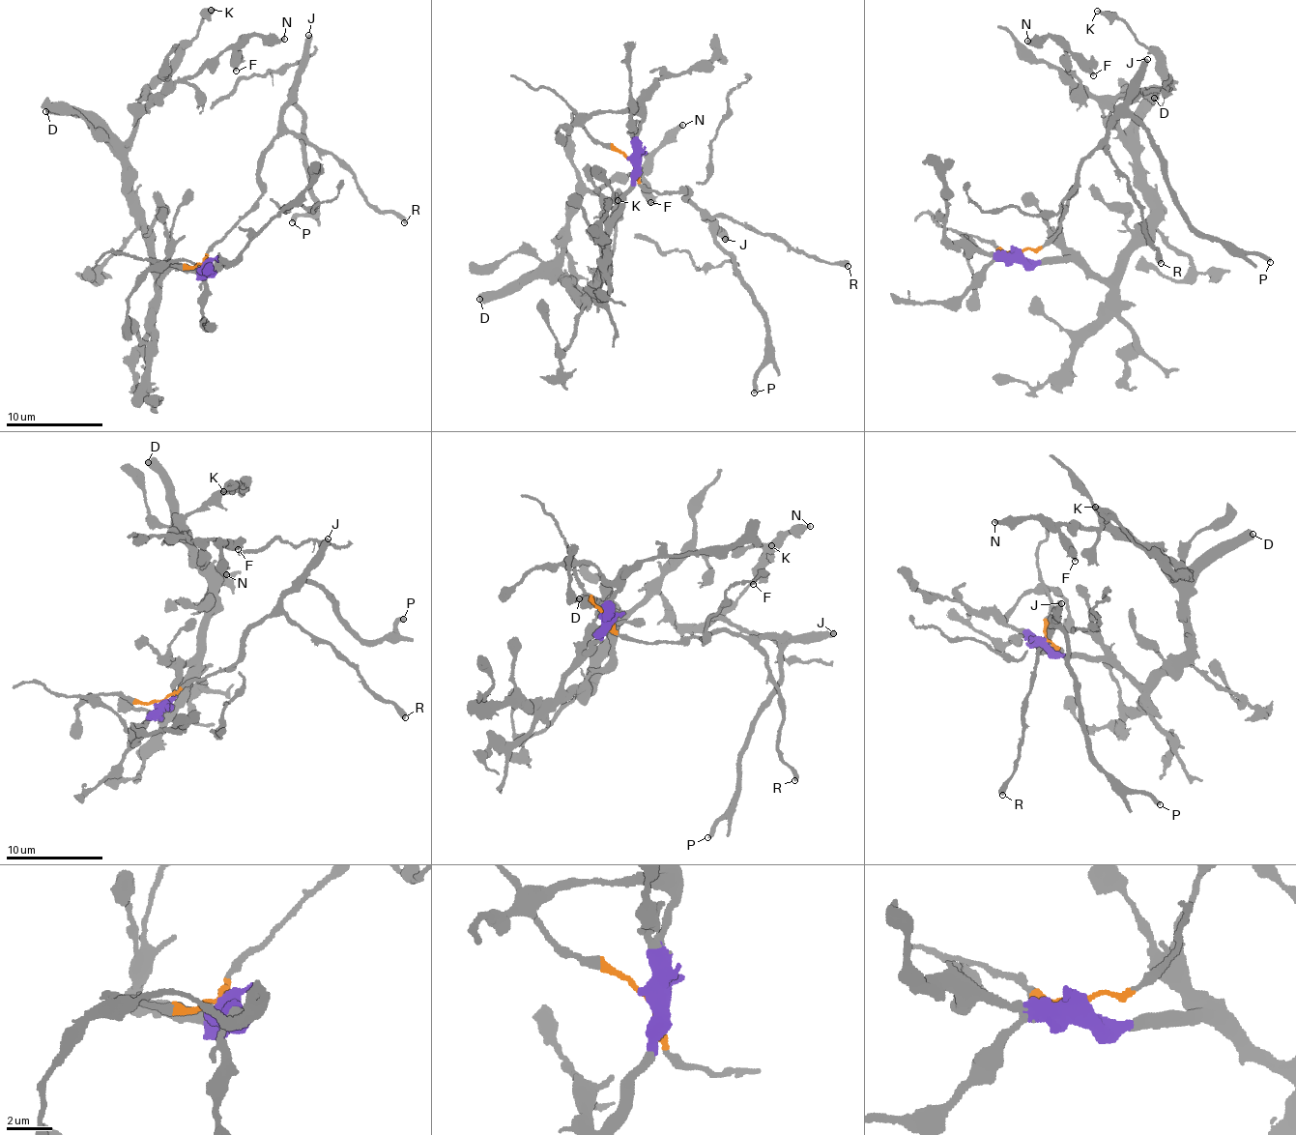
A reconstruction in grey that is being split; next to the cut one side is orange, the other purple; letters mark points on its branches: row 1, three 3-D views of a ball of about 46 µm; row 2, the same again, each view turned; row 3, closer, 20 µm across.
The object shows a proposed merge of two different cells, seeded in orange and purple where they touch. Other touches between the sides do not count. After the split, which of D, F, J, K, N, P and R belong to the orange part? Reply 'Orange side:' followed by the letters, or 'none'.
Orange side: J, P, R

